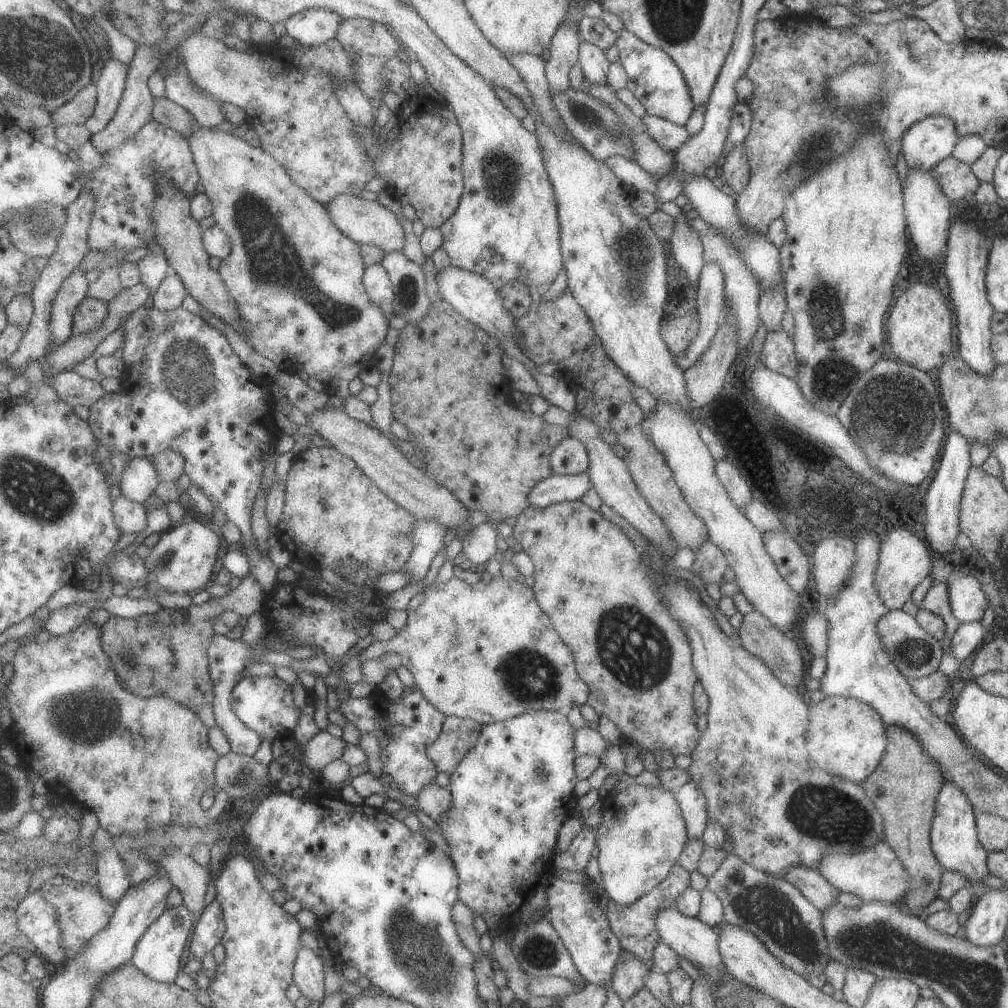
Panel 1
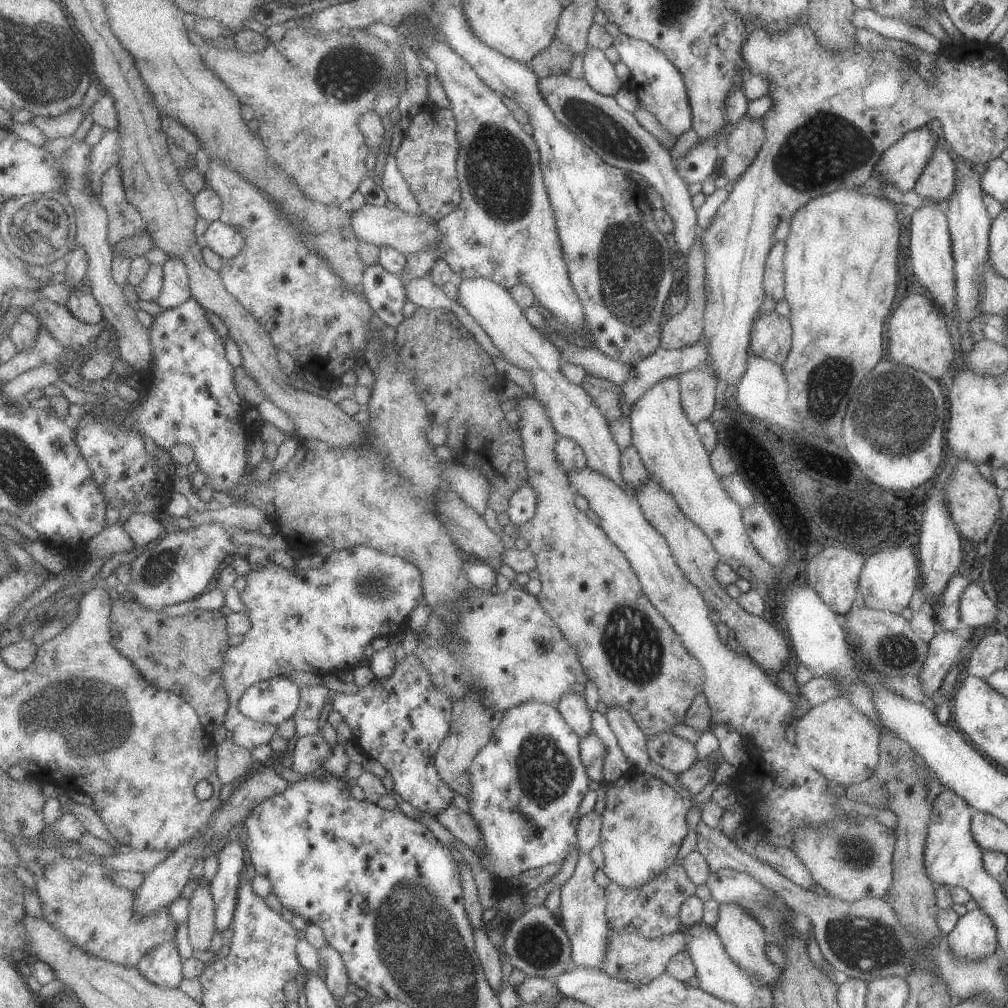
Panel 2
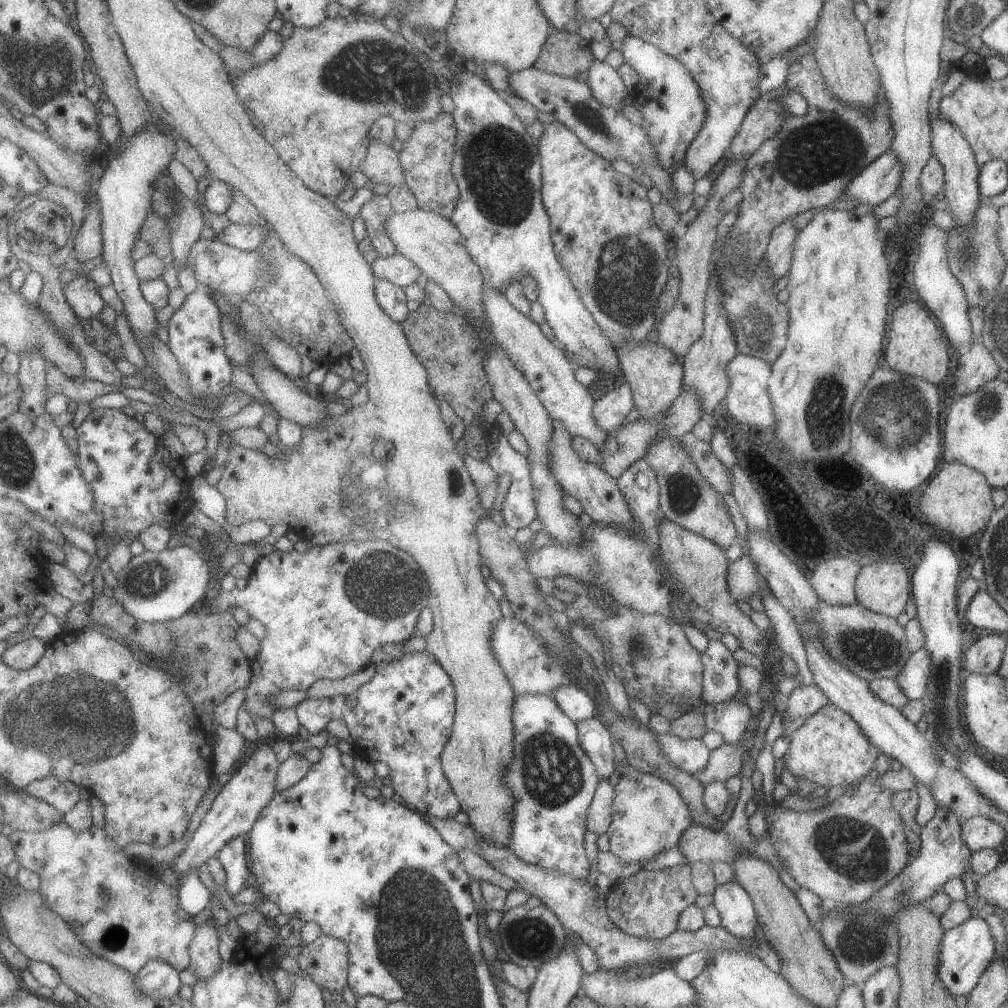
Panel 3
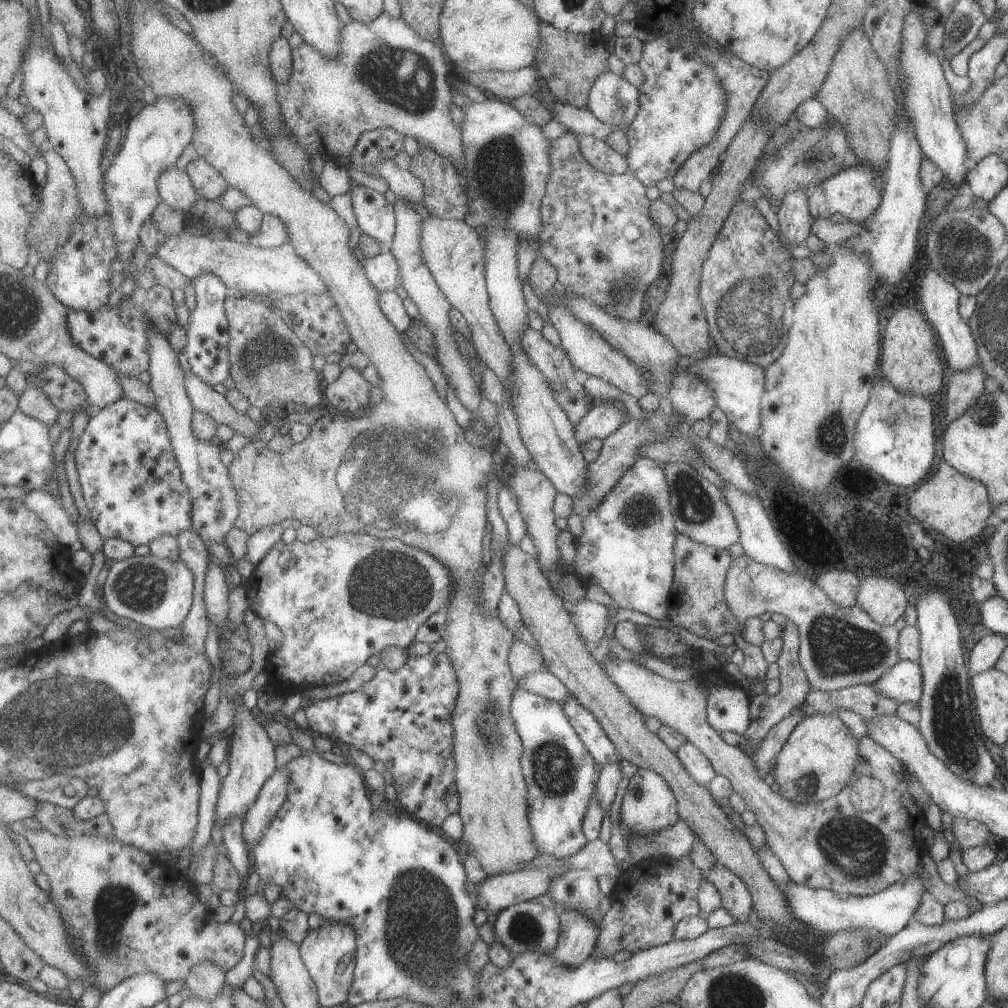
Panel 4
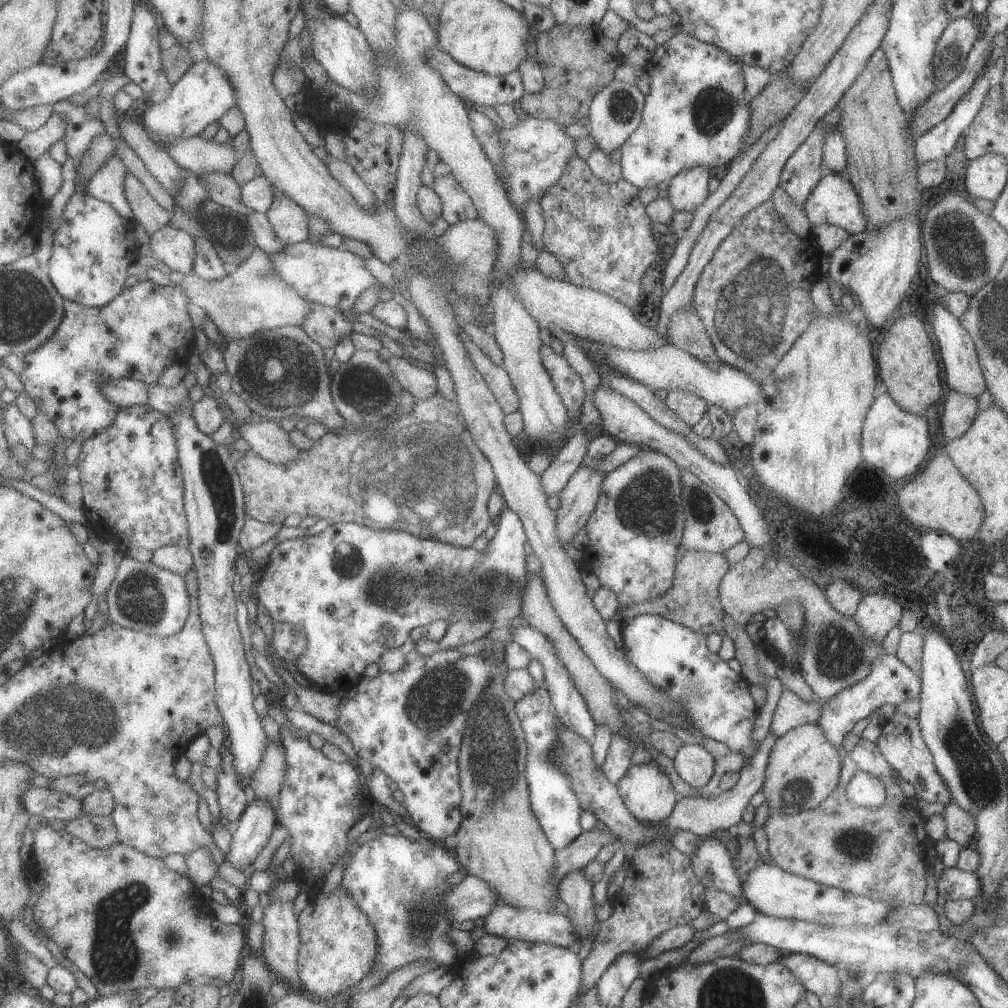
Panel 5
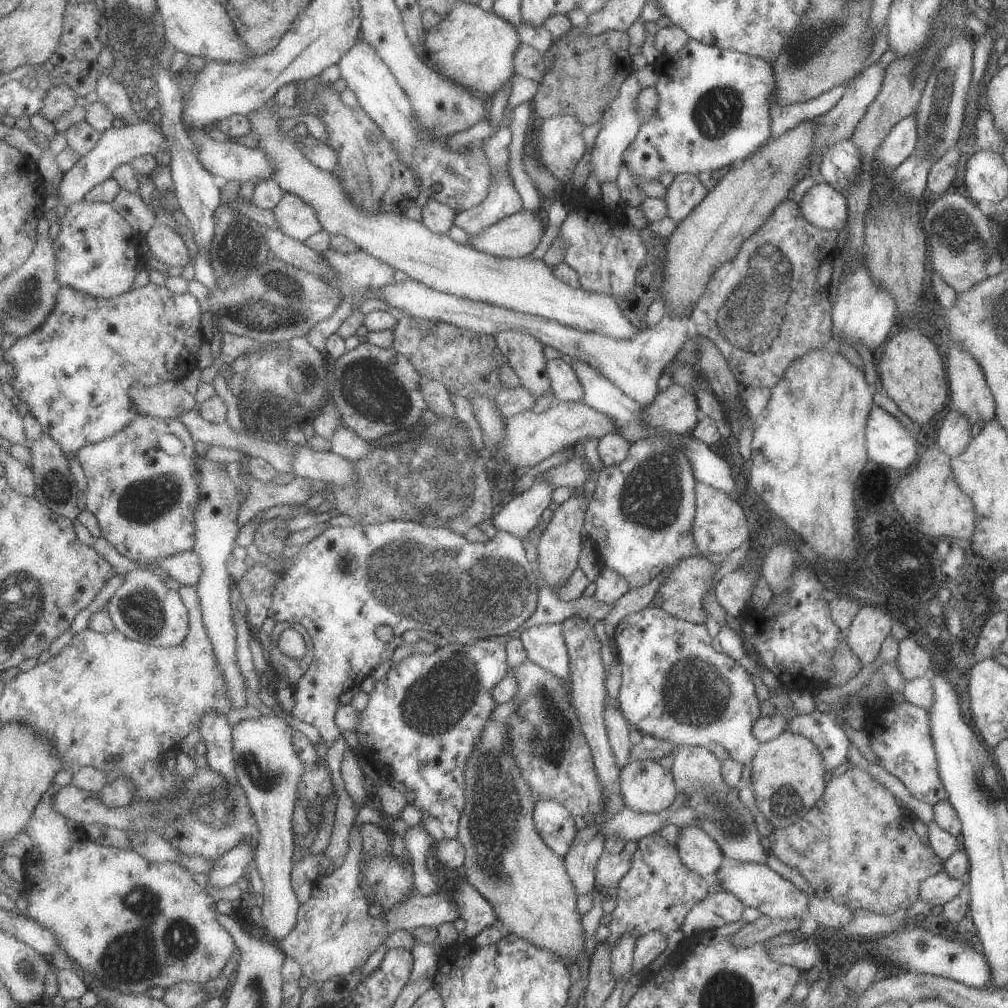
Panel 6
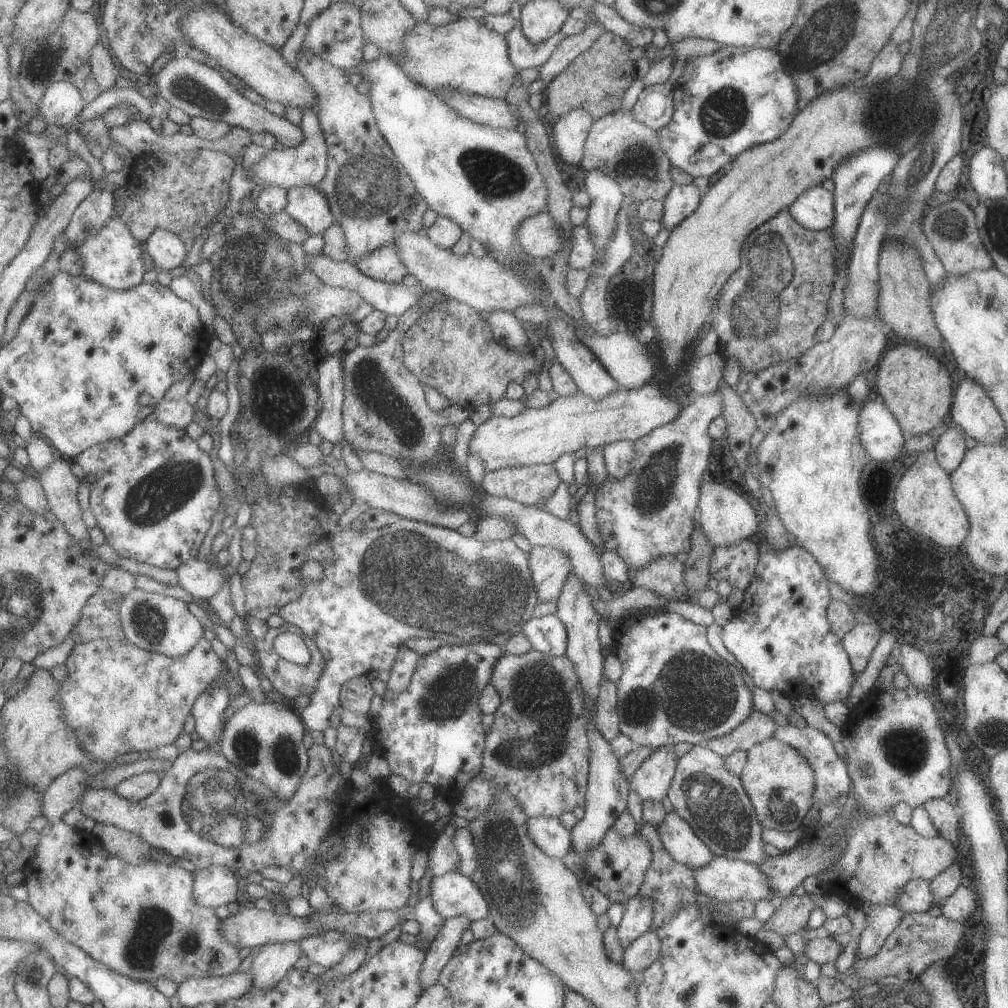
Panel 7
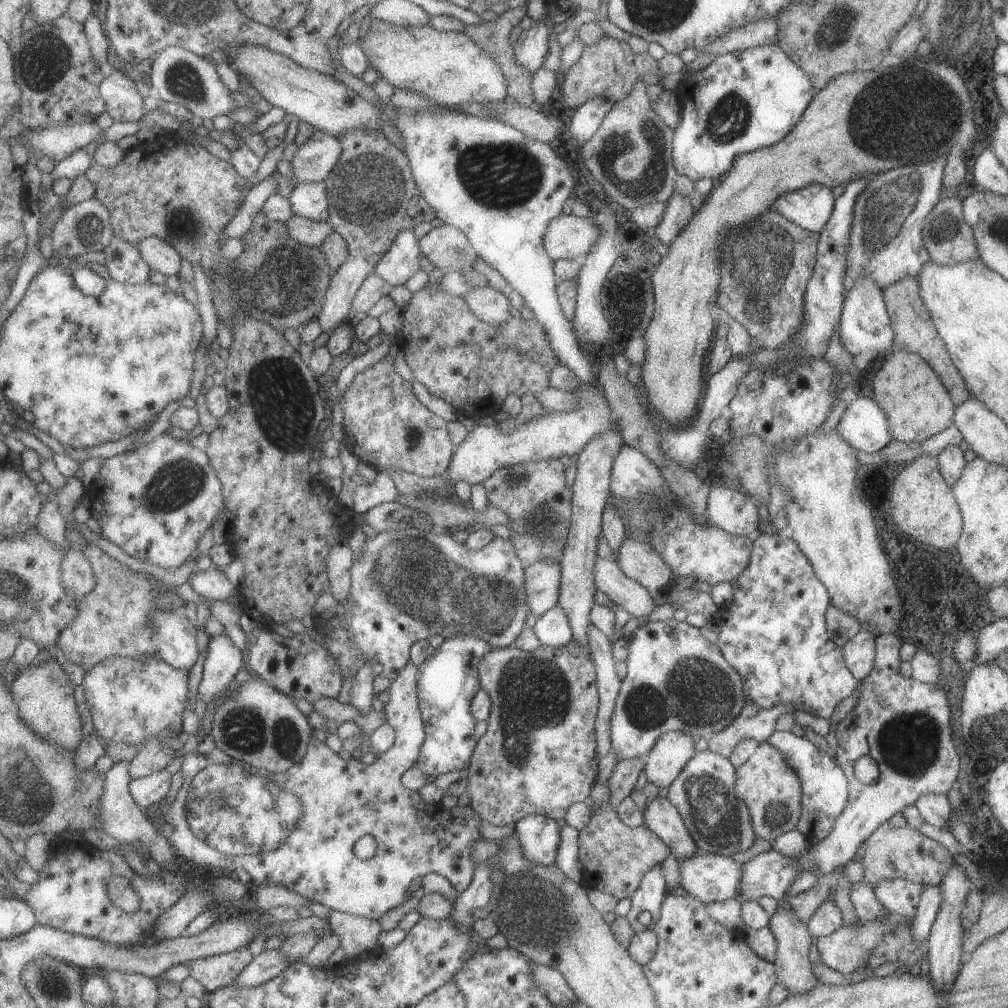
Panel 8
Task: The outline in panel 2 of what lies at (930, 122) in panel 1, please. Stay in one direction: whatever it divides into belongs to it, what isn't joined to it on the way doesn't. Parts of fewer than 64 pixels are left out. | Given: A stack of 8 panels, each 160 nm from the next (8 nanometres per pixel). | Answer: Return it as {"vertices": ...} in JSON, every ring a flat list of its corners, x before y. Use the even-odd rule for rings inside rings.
{"vertices":[[927,126,907,131,899,141,894,142,880,154,874,170,879,174,881,182,892,184,902,193,912,190,937,141,939,139]]}

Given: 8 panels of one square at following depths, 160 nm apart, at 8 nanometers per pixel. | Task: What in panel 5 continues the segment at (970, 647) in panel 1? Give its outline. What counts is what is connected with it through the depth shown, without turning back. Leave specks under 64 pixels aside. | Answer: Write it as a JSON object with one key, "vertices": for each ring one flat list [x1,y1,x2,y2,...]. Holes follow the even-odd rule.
{"vertices":[[883,654,881,658,872,662,872,668,869,674,850,687,840,690,827,699,821,708,821,712,814,722,820,726,827,742,830,742,836,749,841,747,846,733,848,733,853,724,861,718,867,717,875,708,883,704,897,706,904,700,920,698,920,681,895,655]]}

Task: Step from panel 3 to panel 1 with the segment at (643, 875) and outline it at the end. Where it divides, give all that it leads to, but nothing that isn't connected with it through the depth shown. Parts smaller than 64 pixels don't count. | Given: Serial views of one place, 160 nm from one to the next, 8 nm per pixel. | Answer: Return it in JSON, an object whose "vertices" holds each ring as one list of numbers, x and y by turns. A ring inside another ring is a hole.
{"vertices":[[679,864,671,866,671,870,664,880,661,880,653,890,635,900,629,906,617,906,615,902,608,900,606,918,608,921,608,929,615,934,615,938,619,945,625,951,628,951,633,956,637,956,641,962,645,962,645,966,651,970,656,970,652,960,652,951,657,942,660,942,655,930,655,916,659,914,659,910,672,907,675,903,675,898,689,885,689,873,687,873]]}

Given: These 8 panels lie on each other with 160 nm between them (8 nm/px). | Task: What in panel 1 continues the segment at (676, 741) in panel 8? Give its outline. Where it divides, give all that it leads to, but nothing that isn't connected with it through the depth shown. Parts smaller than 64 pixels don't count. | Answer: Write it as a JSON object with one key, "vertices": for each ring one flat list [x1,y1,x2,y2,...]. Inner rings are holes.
{"vertices":[[632,784,616,792,609,808,602,810,603,820,596,830,596,843,599,854,597,863,601,874,601,886,607,900,617,906,629,906,667,877,687,843,686,827,681,817,674,794,660,786,650,788]]}

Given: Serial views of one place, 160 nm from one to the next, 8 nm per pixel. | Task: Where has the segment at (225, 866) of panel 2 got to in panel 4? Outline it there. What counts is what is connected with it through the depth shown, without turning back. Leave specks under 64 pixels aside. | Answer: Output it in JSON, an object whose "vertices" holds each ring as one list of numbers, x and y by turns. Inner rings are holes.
{"vertices":[[235,815,231,817,223,826,223,843,227,848,228,857,235,865,235,868,244,878,253,870,253,865,249,862,249,850,244,837,244,820]]}

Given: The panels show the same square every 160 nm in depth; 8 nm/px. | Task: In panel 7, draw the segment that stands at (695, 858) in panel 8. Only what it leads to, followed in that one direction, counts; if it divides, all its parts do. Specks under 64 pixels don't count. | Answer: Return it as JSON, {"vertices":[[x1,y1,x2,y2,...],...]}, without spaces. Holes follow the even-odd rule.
{"vertices":[[714,856,705,866,693,870,696,889,715,901,757,901,767,899,776,901,768,887,768,880,758,871,758,868,747,861,739,859,727,859]]}

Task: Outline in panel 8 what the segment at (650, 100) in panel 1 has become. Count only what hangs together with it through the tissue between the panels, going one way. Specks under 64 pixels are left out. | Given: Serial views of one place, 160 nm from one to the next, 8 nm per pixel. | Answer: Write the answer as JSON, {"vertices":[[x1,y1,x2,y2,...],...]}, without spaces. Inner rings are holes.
{"vertices":[[776,42,772,45,763,44,755,48,717,55,706,68,703,68,703,70,699,69,698,71,686,72,682,87,680,88,681,118,679,124,672,131,672,165,676,170,676,174,684,174,693,182,701,178,713,180,717,178,717,176,721,176,721,174,727,174,733,161,740,154,745,154,779,142,792,129,792,126,795,126,795,123,799,122,803,111,807,108,808,102,817,92,817,90,812,87,807,74,805,74,790,58,787,58,787,55,777,46]]}

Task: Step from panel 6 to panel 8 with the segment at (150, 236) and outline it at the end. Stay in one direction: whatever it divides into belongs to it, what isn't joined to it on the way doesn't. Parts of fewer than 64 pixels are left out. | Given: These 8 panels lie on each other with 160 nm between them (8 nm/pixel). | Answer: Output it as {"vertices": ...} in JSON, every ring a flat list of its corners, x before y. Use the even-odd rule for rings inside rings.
{"vertices":[[152,236,142,240,137,246,149,266,165,277,179,274,183,266,183,257,166,240]]}

